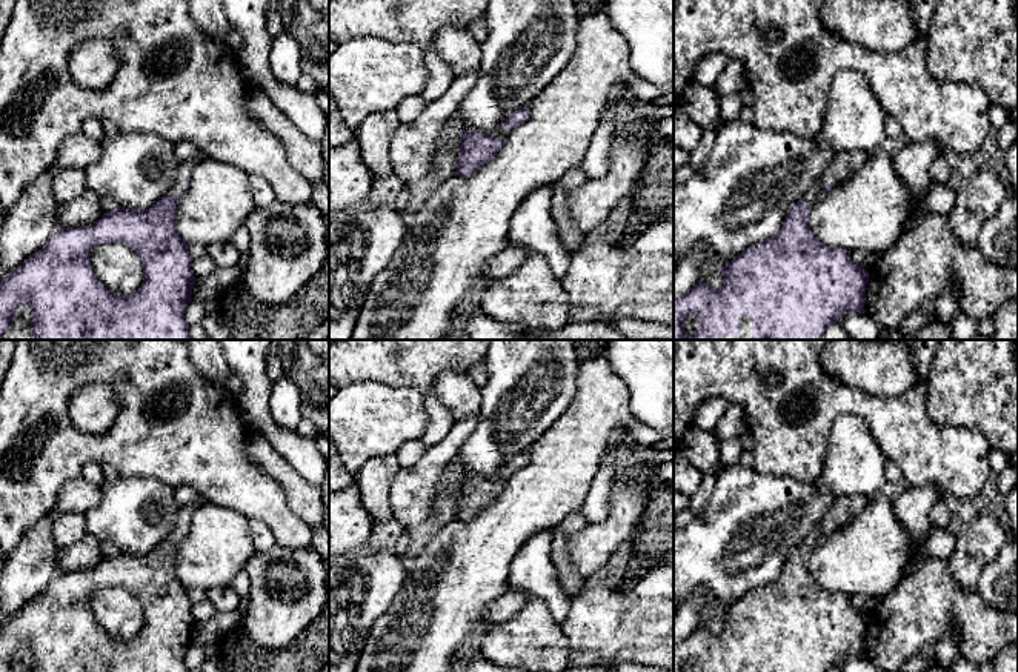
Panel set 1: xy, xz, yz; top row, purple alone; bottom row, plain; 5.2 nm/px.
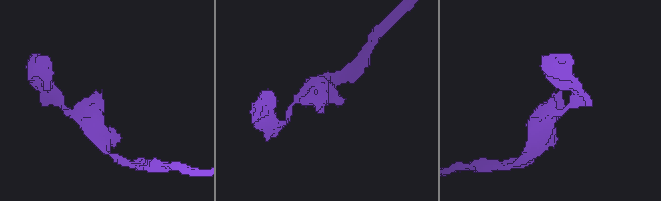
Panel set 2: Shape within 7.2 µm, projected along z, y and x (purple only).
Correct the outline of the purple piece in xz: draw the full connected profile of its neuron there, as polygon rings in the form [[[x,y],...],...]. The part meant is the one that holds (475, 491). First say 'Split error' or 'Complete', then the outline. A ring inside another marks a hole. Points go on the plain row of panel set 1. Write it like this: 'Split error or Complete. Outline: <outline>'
Split error. Outline: [[[521,452],[492,474],[491,477],[483,477],[478,474],[463,474],[460,477],[460,497],[457,501],[457,520],[461,523],[469,523],[475,515],[489,506],[495,497],[501,492],[503,483],[517,471],[529,464],[531,454]]]

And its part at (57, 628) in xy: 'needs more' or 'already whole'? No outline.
needs more

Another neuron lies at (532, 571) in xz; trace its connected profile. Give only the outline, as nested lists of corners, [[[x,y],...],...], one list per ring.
[[[544,529],[534,534],[512,560],[507,580],[511,589],[541,598],[552,618],[561,626],[571,609],[571,600],[558,581],[551,549],[552,531]]]

